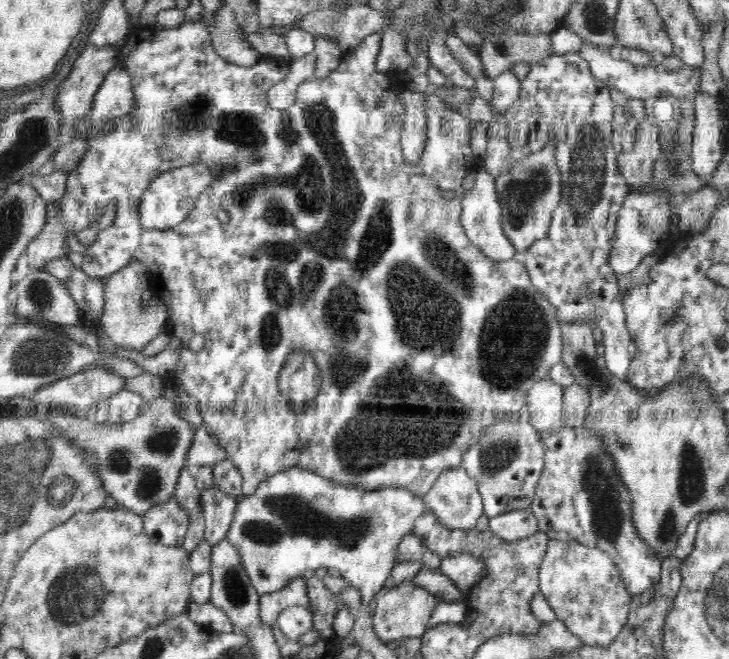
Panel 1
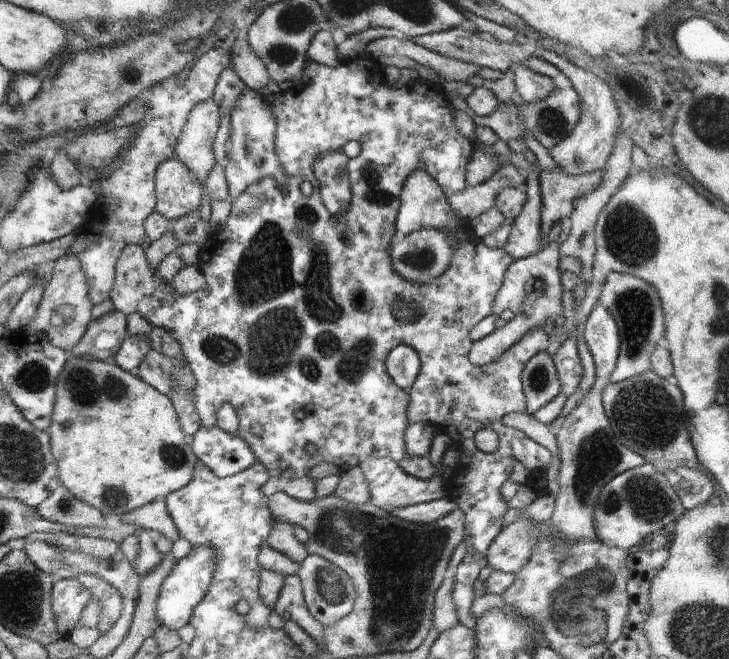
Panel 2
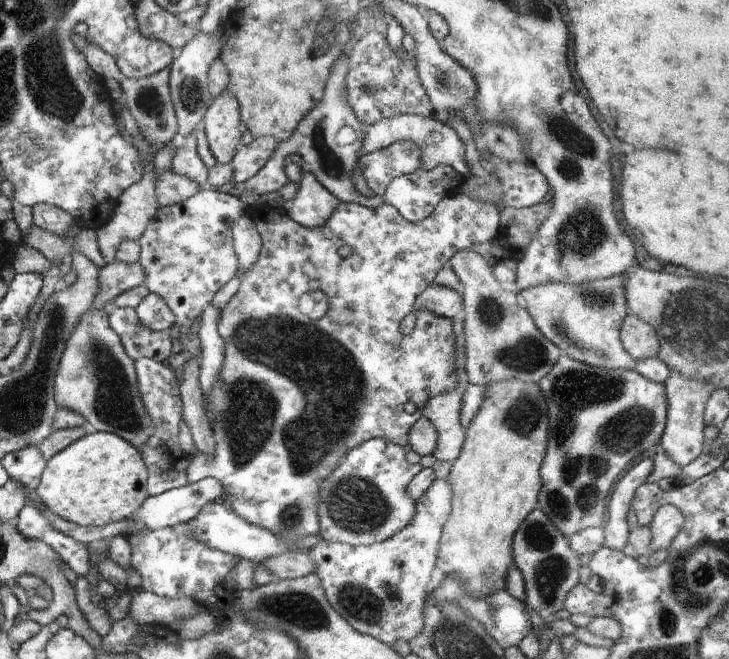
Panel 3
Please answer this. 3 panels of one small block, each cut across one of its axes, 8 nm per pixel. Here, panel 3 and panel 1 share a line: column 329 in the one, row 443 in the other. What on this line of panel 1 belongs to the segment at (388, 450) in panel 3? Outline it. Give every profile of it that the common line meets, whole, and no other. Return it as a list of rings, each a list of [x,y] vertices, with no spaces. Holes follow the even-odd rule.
[[[526,405],[516,422],[501,421],[489,427],[476,444],[464,452],[460,467],[476,482],[483,499],[484,514],[489,518],[505,512],[530,509],[535,489],[544,468],[544,449],[540,433],[530,424]]]

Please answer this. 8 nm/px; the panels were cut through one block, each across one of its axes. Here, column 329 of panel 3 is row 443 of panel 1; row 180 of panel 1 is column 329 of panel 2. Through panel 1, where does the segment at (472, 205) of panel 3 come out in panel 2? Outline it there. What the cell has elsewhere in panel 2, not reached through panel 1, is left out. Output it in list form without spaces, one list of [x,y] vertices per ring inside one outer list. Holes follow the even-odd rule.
[[[356,56],[354,59],[351,59],[351,60],[340,61],[340,63],[336,67],[326,67],[324,65],[314,64],[312,59],[305,59],[305,65],[304,65],[304,68],[302,69],[302,76],[301,76],[300,82],[296,86],[290,87],[289,89],[286,89],[285,91],[281,91],[280,96],[277,96],[277,100],[270,104],[273,115],[275,116],[275,119],[277,120],[277,129],[276,129],[276,134],[275,134],[275,151],[276,151],[277,157],[279,158],[280,164],[282,165],[282,168],[286,171],[286,174],[287,174],[286,184],[284,186],[279,187],[277,182],[274,181],[273,179],[265,178],[263,181],[260,181],[259,183],[254,184],[252,187],[248,187],[247,191],[243,192],[238,198],[235,198],[234,200],[230,201],[231,213],[230,213],[230,216],[228,217],[227,223],[224,224],[224,228],[219,228],[219,231],[213,232],[211,234],[210,238],[207,240],[207,242],[203,244],[202,250],[199,251],[199,260],[198,260],[197,267],[198,267],[199,271],[201,273],[204,273],[204,275],[205,275],[206,288],[200,289],[199,291],[196,291],[195,293],[190,293],[187,295],[181,295],[180,293],[177,293],[176,290],[171,288],[171,286],[168,282],[164,281],[162,277],[160,277],[160,276],[158,276],[158,274],[156,274],[154,269],[150,268],[148,261],[147,261],[147,258],[146,258],[146,255],[145,255],[144,251],[142,250],[142,247],[140,247],[140,245],[137,245],[137,244],[129,244],[129,245],[126,245],[123,248],[123,250],[121,251],[117,265],[115,266],[115,281],[114,281],[112,290],[109,292],[109,298],[113,302],[113,305],[115,306],[116,311],[120,311],[120,312],[122,312],[122,314],[125,314],[126,316],[128,316],[130,313],[134,313],[134,312],[141,314],[153,327],[164,328],[164,330],[167,330],[180,343],[180,346],[182,349],[182,356],[189,364],[189,367],[191,368],[191,370],[196,378],[196,385],[195,385],[195,389],[193,390],[193,397],[191,399],[193,400],[195,409],[198,411],[198,414],[199,414],[199,417],[201,420],[201,428],[204,429],[205,431],[207,431],[207,430],[210,430],[212,427],[216,427],[217,426],[216,413],[218,412],[218,410],[220,410],[220,407],[223,404],[230,404],[230,406],[233,406],[234,410],[236,411],[236,414],[238,415],[238,418],[239,418],[239,432],[238,432],[239,437],[242,440],[244,440],[244,442],[246,442],[246,444],[251,448],[251,451],[254,453],[254,456],[257,458],[257,460],[260,461],[267,468],[267,471],[268,471],[268,474],[270,477],[281,478],[280,476],[281,476],[282,472],[284,472],[284,470],[286,470],[287,468],[292,468],[292,470],[294,470],[295,473],[293,474],[293,476],[301,477],[302,475],[307,474],[307,470],[309,468],[312,468],[313,466],[320,464],[320,462],[330,462],[330,464],[336,464],[336,466],[338,466],[338,468],[340,469],[340,472],[341,471],[343,472],[346,469],[355,467],[356,465],[360,464],[360,462],[362,462],[364,459],[366,459],[368,457],[373,458],[373,459],[374,458],[392,459],[392,460],[395,460],[396,462],[398,462],[399,460],[402,460],[402,457],[404,455],[406,455],[405,444],[404,444],[405,430],[410,425],[413,425],[413,424],[433,425],[433,426],[436,426],[436,428],[440,431],[452,432],[454,434],[454,437],[456,438],[456,444],[459,446],[460,450],[469,454],[469,464],[462,464],[462,463],[460,464],[459,463],[454,468],[453,472],[451,473],[451,476],[448,477],[448,479],[444,479],[444,481],[443,481],[445,497],[447,497],[449,500],[452,500],[454,502],[456,501],[457,507],[460,508],[460,510],[462,510],[462,512],[464,513],[464,516],[465,516],[465,537],[464,537],[463,543],[466,545],[467,549],[466,549],[466,554],[464,555],[464,558],[462,559],[462,562],[460,562],[460,564],[457,566],[457,571],[455,572],[455,583],[453,586],[452,596],[453,596],[453,603],[455,604],[455,611],[457,612],[457,618],[459,620],[459,623],[466,625],[468,628],[474,629],[476,626],[477,620],[474,618],[472,612],[470,611],[470,607],[472,606],[472,602],[474,602],[474,600],[475,600],[474,590],[472,589],[472,586],[474,586],[474,582],[476,582],[476,579],[478,578],[478,574],[479,574],[480,570],[482,570],[482,568],[484,568],[484,566],[487,565],[487,555],[486,554],[487,554],[488,547],[490,546],[490,544],[492,544],[492,541],[496,538],[496,536],[498,536],[498,534],[500,534],[501,528],[503,527],[502,516],[504,516],[504,514],[506,514],[506,511],[509,510],[507,502],[501,497],[500,487],[502,486],[502,484],[504,484],[504,482],[506,482],[509,479],[510,473],[513,471],[514,464],[516,462],[520,462],[526,468],[528,468],[529,471],[531,471],[531,470],[532,470],[532,472],[534,472],[534,470],[543,471],[544,475],[538,476],[538,478],[536,478],[536,480],[534,480],[534,488],[536,488],[534,490],[534,492],[537,492],[538,494],[545,494],[548,491],[547,480],[546,480],[546,470],[548,468],[548,464],[550,464],[551,460],[553,459],[553,454],[547,448],[544,448],[544,446],[542,446],[541,444],[538,444],[537,442],[534,442],[534,440],[532,440],[531,438],[528,438],[524,434],[524,432],[522,432],[521,430],[516,430],[515,428],[506,426],[502,422],[502,417],[508,413],[526,412],[527,400],[526,400],[525,394],[523,393],[523,384],[521,381],[521,374],[522,374],[522,371],[524,370],[524,367],[526,366],[526,363],[535,354],[538,354],[540,351],[542,351],[542,348],[546,348],[546,342],[548,342],[550,340],[550,337],[548,334],[548,330],[544,330],[543,328],[535,328],[535,329],[532,329],[531,331],[528,331],[527,334],[524,335],[520,340],[517,340],[516,344],[512,344],[512,346],[510,348],[508,348],[508,350],[506,352],[503,352],[503,354],[500,355],[496,360],[493,360],[492,362],[486,363],[485,365],[482,365],[482,366],[476,366],[476,365],[473,365],[472,362],[470,362],[468,355],[469,355],[469,352],[471,351],[471,348],[473,345],[473,342],[472,342],[471,338],[469,337],[470,331],[474,328],[475,324],[478,324],[478,322],[480,322],[480,320],[482,320],[486,315],[489,315],[491,313],[491,310],[493,308],[493,304],[495,302],[495,296],[497,295],[497,292],[499,291],[499,288],[501,287],[506,269],[508,268],[508,265],[513,261],[513,258],[509,254],[506,254],[506,252],[504,252],[502,249],[500,249],[501,246],[507,241],[508,235],[510,234],[510,229],[511,229],[512,223],[510,223],[510,222],[504,223],[497,231],[494,231],[492,234],[485,236],[482,240],[480,238],[476,238],[476,237],[473,239],[470,239],[469,236],[464,232],[464,230],[462,230],[462,228],[460,227],[460,218],[453,211],[452,206],[450,206],[448,196],[450,196],[450,194],[452,194],[452,192],[461,191],[467,187],[467,179],[466,179],[467,164],[469,163],[469,160],[471,159],[471,154],[474,151],[473,143],[471,141],[469,141],[466,137],[463,137],[462,134],[460,134],[460,131],[457,129],[457,126],[455,123],[455,116],[454,116],[454,114],[456,112],[456,108],[454,108],[453,106],[450,106],[450,104],[448,104],[450,96],[441,87],[441,83],[434,84],[433,82],[431,82],[427,79],[423,79],[420,76],[416,79],[416,81],[417,81],[417,83],[415,85],[409,84],[401,89],[400,88],[392,88],[386,82],[386,78],[385,78],[382,67],[380,67],[379,64],[375,60],[370,60],[368,58],[365,58],[364,56]],[[350,140],[356,140],[356,142],[360,142],[360,144],[361,144],[360,154],[358,156],[356,156],[355,158],[351,158],[351,159],[349,159],[346,156],[346,154],[344,153],[344,151],[342,149],[343,146]],[[306,180],[308,180],[308,182],[310,182],[310,184],[312,184],[313,192],[312,192],[311,196],[304,196],[304,194],[300,191],[300,187],[299,187],[300,184],[302,184],[302,182],[306,182]],[[427,228],[435,228],[435,229],[440,229],[443,231],[450,231],[451,233],[454,233],[459,238],[459,246],[456,249],[455,255],[452,257],[452,260],[451,260],[450,266],[448,267],[448,270],[445,270],[438,278],[436,278],[436,280],[434,280],[434,282],[431,282],[429,285],[418,284],[418,283],[413,283],[413,282],[407,281],[405,278],[402,278],[393,269],[392,263],[390,262],[391,246],[392,246],[392,244],[394,244],[394,242],[396,241],[396,239],[398,237],[410,234],[411,232],[414,232],[414,231],[419,231],[419,230],[427,229]],[[398,345],[411,346],[418,353],[418,356],[420,357],[420,360],[421,360],[421,369],[420,369],[420,372],[418,373],[418,378],[416,378],[416,380],[413,382],[413,385],[410,387],[410,390],[408,392],[405,390],[402,390],[391,379],[391,376],[388,374],[388,371],[387,371],[387,368],[385,365],[385,360],[386,360],[386,357],[388,356],[388,353],[393,348],[396,348],[396,346],[398,346]],[[484,427],[492,428],[492,430],[494,430],[494,432],[496,432],[496,434],[498,434],[498,438],[500,441],[499,447],[493,453],[483,453],[482,451],[477,449],[476,445],[474,444],[474,434],[476,434],[477,430],[480,430],[481,428],[484,428]],[[308,444],[312,444],[312,446],[316,446],[316,451],[313,454],[308,454],[308,452],[306,452],[306,446],[308,446]]]

